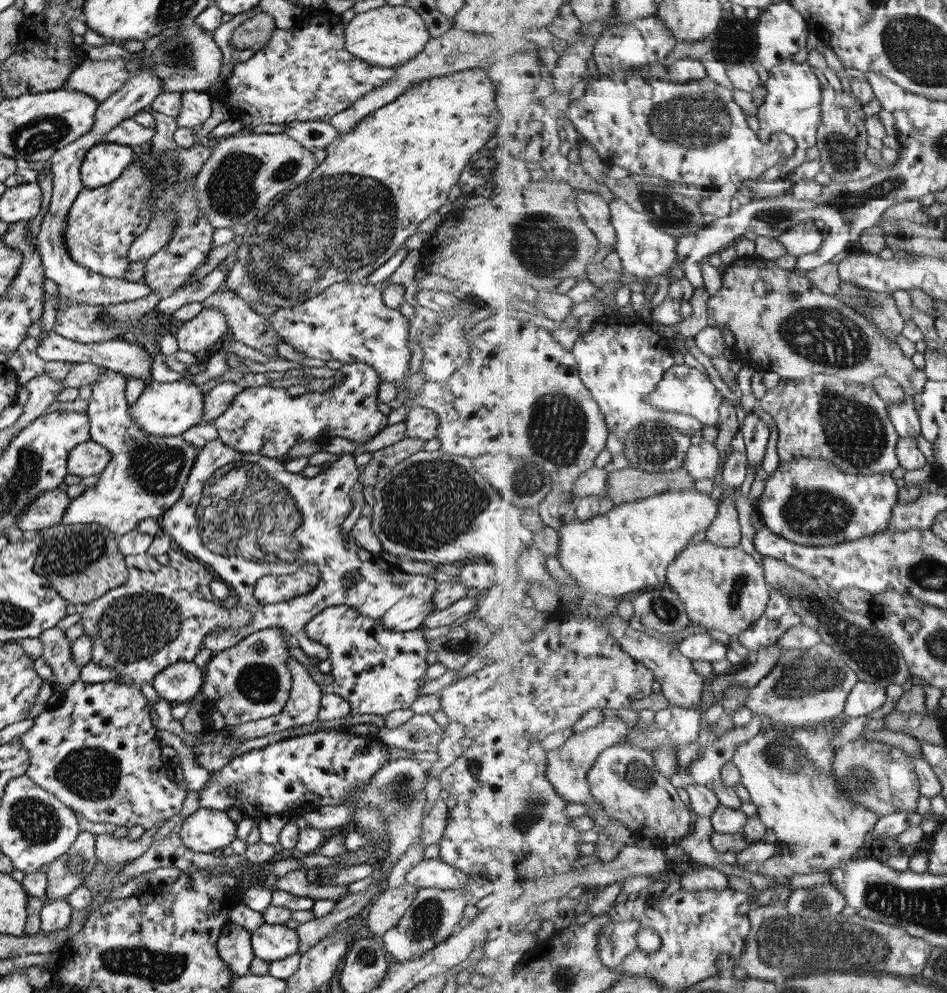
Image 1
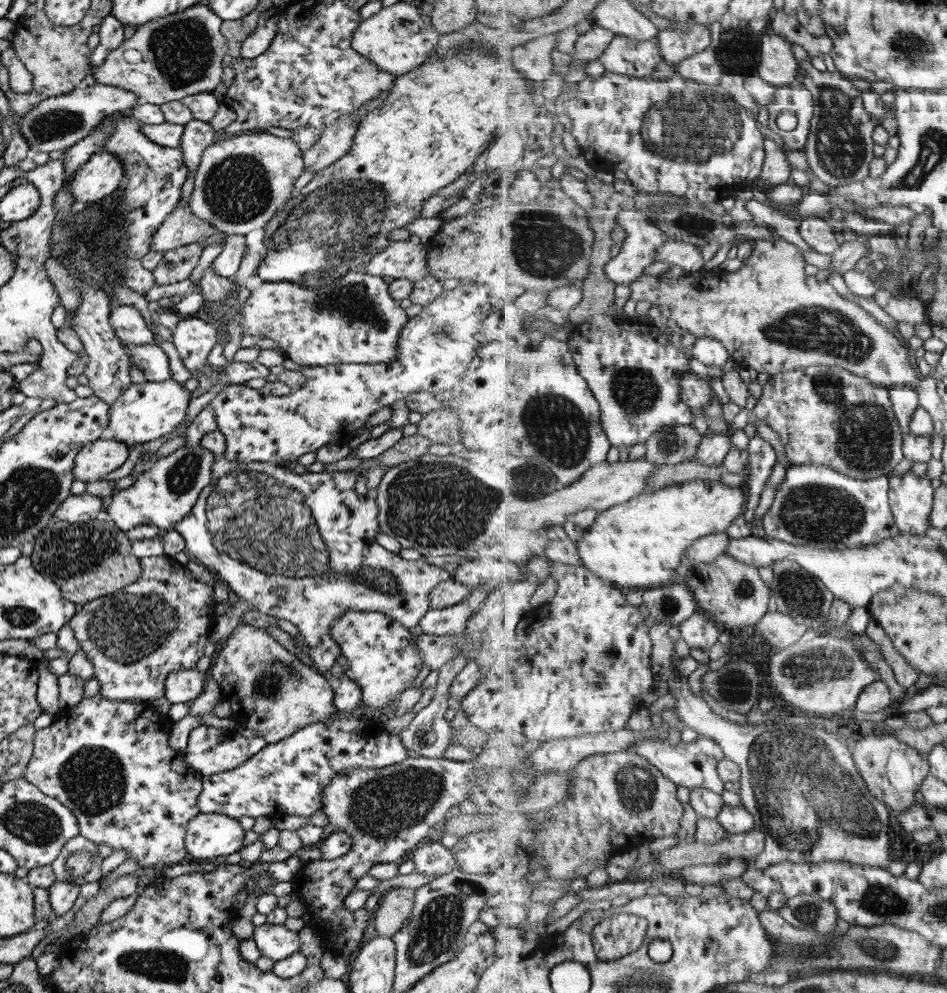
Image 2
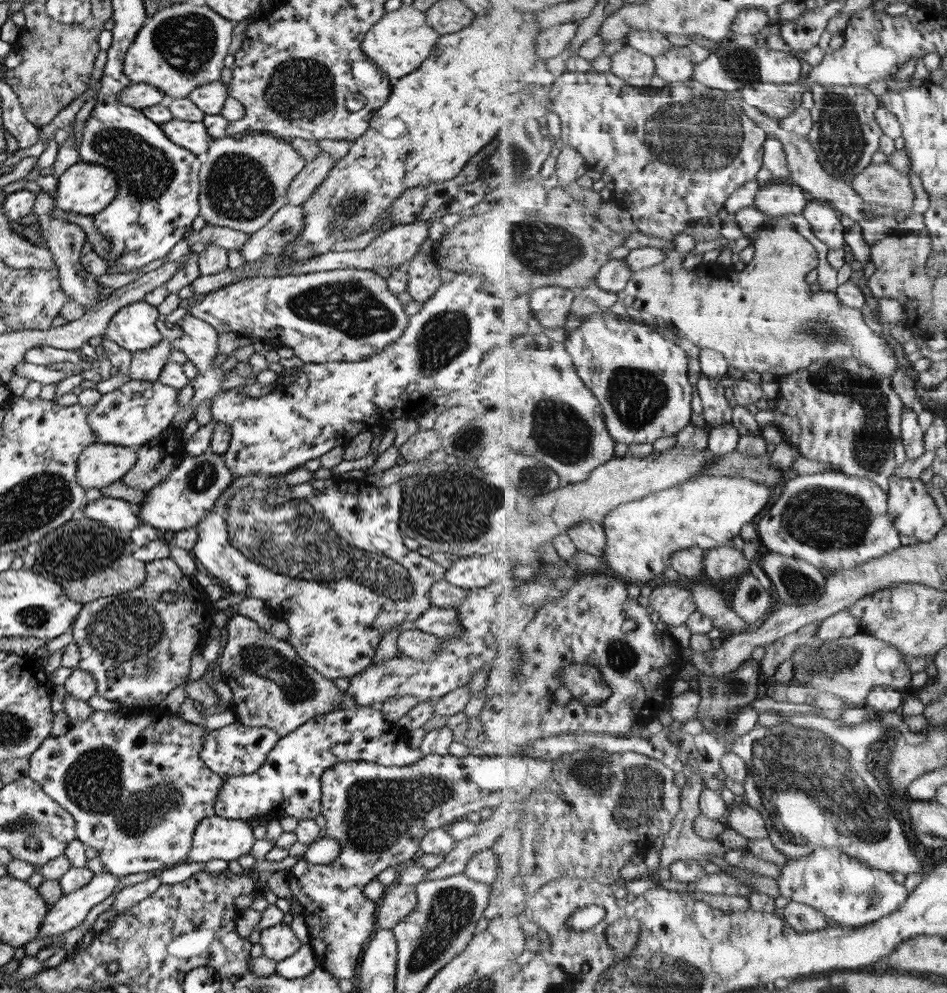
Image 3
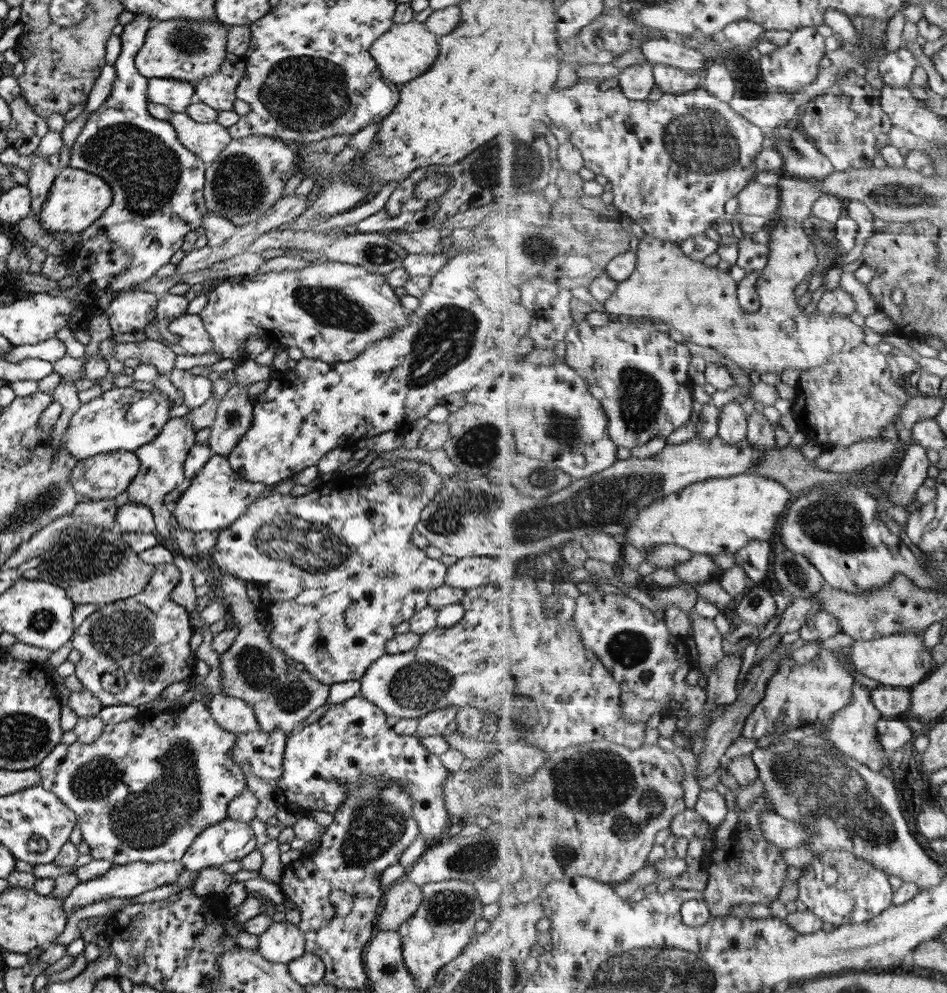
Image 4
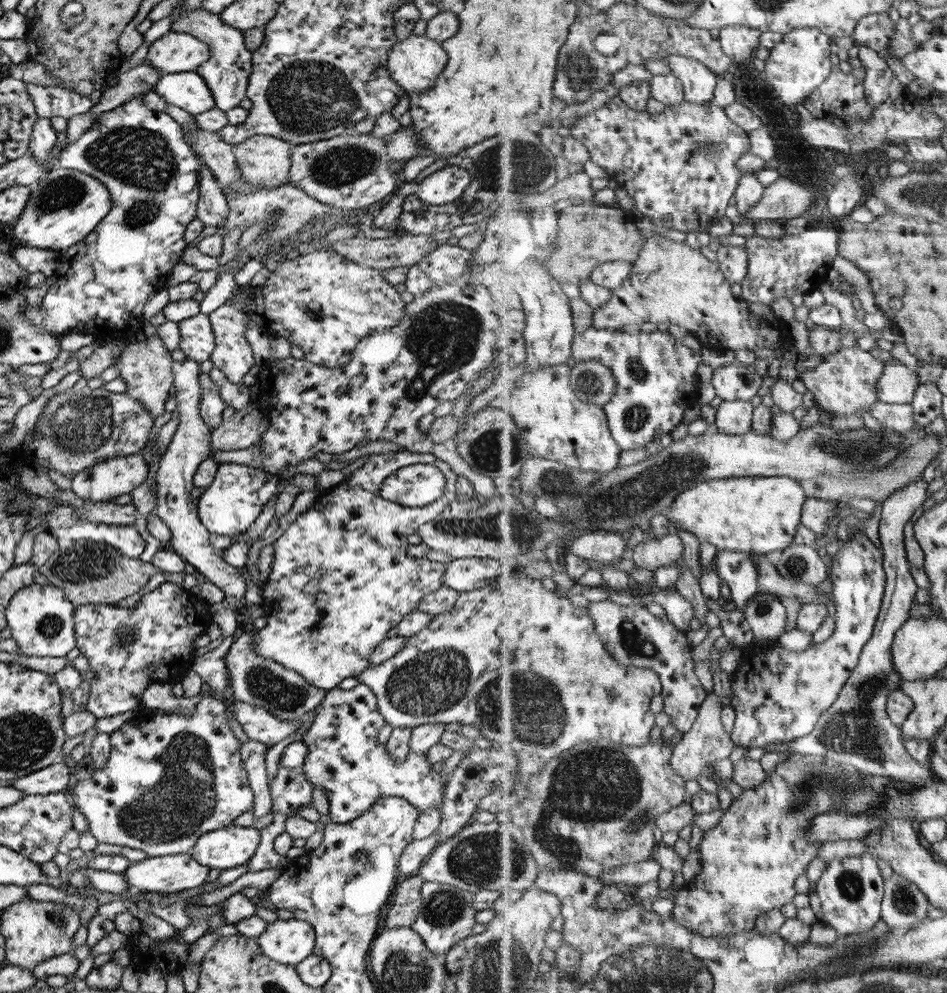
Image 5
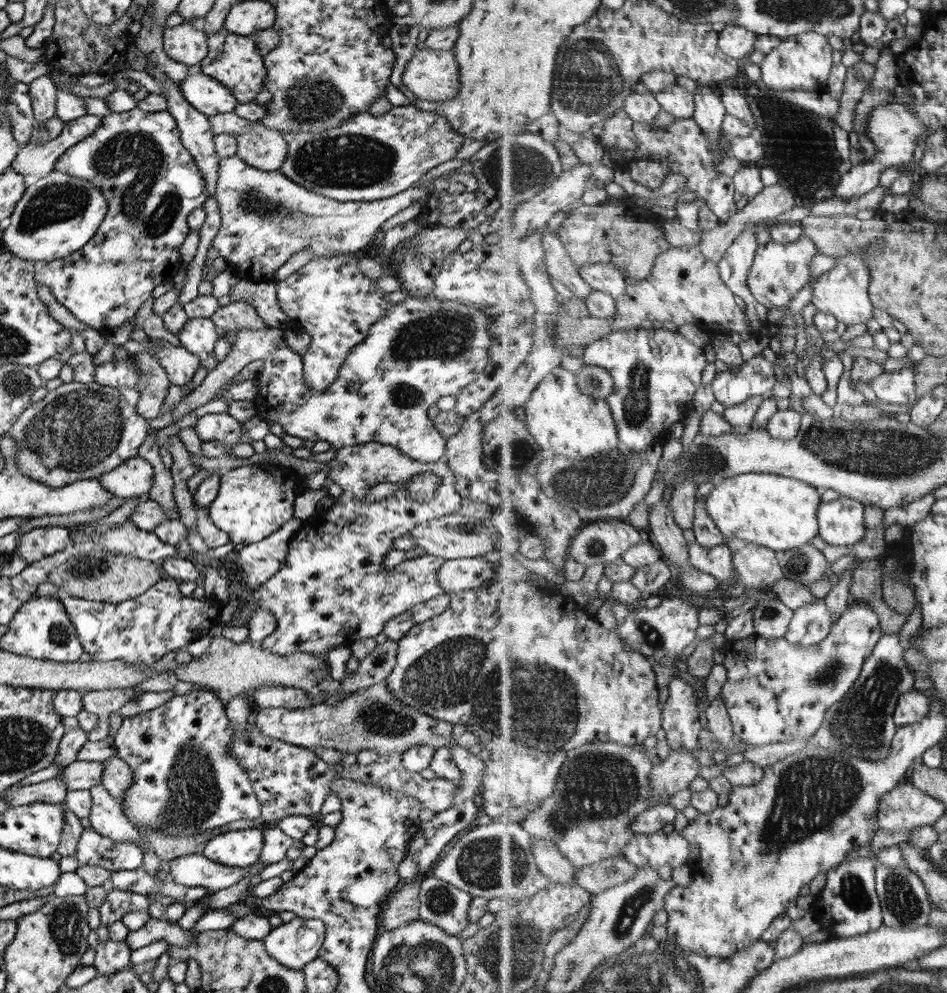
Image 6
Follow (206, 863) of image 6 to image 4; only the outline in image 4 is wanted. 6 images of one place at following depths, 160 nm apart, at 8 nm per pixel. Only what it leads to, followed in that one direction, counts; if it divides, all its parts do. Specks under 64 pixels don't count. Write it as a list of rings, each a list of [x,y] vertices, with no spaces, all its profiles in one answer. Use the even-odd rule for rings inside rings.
[[[178,861],[159,862],[159,863],[130,863],[119,866],[110,866],[102,875],[93,877],[89,880],[78,882],[62,899],[62,909],[69,915],[74,906],[87,906],[92,902],[107,900],[107,898],[133,897],[143,892],[150,891],[156,893],[163,889],[169,889],[176,881],[177,876],[183,870],[183,865]]]

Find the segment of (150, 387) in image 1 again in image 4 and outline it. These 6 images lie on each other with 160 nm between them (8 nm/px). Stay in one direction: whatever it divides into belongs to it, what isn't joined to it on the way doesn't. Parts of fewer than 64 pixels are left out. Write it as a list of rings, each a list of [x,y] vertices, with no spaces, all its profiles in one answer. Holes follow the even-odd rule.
[[[114,388],[102,392],[89,402],[80,403],[80,407],[73,413],[61,439],[61,444],[71,456],[78,460],[89,458],[101,453],[113,451],[134,451],[137,447],[147,444],[160,432],[165,421],[169,418],[169,403],[163,393],[155,389],[149,392],[133,391],[133,388]]]

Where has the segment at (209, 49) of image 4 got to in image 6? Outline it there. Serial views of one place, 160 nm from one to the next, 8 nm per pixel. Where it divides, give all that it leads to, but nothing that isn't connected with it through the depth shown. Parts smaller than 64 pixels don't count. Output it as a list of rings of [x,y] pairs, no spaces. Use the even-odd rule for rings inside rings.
[[[189,23],[167,27],[161,35],[164,53],[175,62],[189,68],[206,58],[208,51],[207,35],[196,30]]]

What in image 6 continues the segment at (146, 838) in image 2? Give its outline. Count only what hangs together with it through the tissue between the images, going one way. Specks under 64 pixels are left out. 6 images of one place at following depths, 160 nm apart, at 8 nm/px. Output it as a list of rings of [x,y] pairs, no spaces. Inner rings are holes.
[[[194,687],[188,694],[173,695],[147,713],[123,719],[113,741],[116,757],[129,766],[133,775],[133,784],[125,790],[123,802],[119,804],[120,811],[136,829],[156,828],[164,834],[195,836],[241,818],[260,817],[261,805],[252,792],[247,774],[229,754],[228,719],[223,704],[211,690]]]

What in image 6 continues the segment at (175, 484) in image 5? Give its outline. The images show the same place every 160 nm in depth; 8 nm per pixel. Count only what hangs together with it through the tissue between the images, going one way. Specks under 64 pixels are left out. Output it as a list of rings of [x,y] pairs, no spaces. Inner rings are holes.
[[[147,336],[144,340],[135,340],[133,337],[120,344],[127,354],[140,353],[148,348],[156,348],[159,366],[163,368],[168,382],[174,386],[189,384],[196,370],[201,367],[201,361],[181,345],[173,346],[173,342]]]

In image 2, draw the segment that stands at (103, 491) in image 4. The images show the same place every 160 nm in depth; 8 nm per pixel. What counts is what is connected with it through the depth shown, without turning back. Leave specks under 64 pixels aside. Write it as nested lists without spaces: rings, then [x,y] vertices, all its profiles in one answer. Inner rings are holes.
[[[96,438],[84,444],[74,456],[74,480],[84,483],[99,481],[108,472],[119,468],[129,452],[128,445],[115,440]]]

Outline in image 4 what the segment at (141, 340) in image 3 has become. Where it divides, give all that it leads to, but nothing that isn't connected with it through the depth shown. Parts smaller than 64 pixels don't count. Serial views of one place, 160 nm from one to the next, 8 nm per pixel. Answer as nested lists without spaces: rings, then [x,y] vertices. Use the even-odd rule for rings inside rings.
[[[138,12],[123,25],[122,32],[118,35],[121,50],[112,64],[114,79],[109,94],[93,112],[88,114],[75,142],[69,148],[68,166],[83,169],[85,172],[101,177],[101,180],[104,180],[112,190],[112,201],[89,227],[81,232],[79,245],[72,244],[73,250],[66,254],[65,261],[71,268],[69,277],[77,279],[78,284],[62,291],[71,295],[79,292],[89,294],[89,292],[95,292],[95,289],[111,292],[113,299],[109,301],[109,305],[103,311],[90,311],[89,317],[92,314],[105,314],[112,335],[129,332],[138,336],[139,332],[144,333],[145,324],[157,320],[154,311],[158,296],[133,287],[151,278],[161,266],[169,264],[174,252],[180,250],[185,234],[195,231],[200,226],[203,214],[207,211],[202,193],[205,165],[178,141],[168,121],[153,118],[146,109],[147,79],[136,71],[134,56],[143,46],[151,19],[148,14]]]

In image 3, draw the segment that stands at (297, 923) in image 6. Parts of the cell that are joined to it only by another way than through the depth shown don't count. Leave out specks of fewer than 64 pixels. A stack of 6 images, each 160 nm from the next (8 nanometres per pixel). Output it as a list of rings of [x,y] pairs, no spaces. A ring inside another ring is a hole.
[[[282,923],[260,931],[258,943],[262,948],[262,955],[275,963],[291,956],[302,945],[293,935],[289,925]]]

